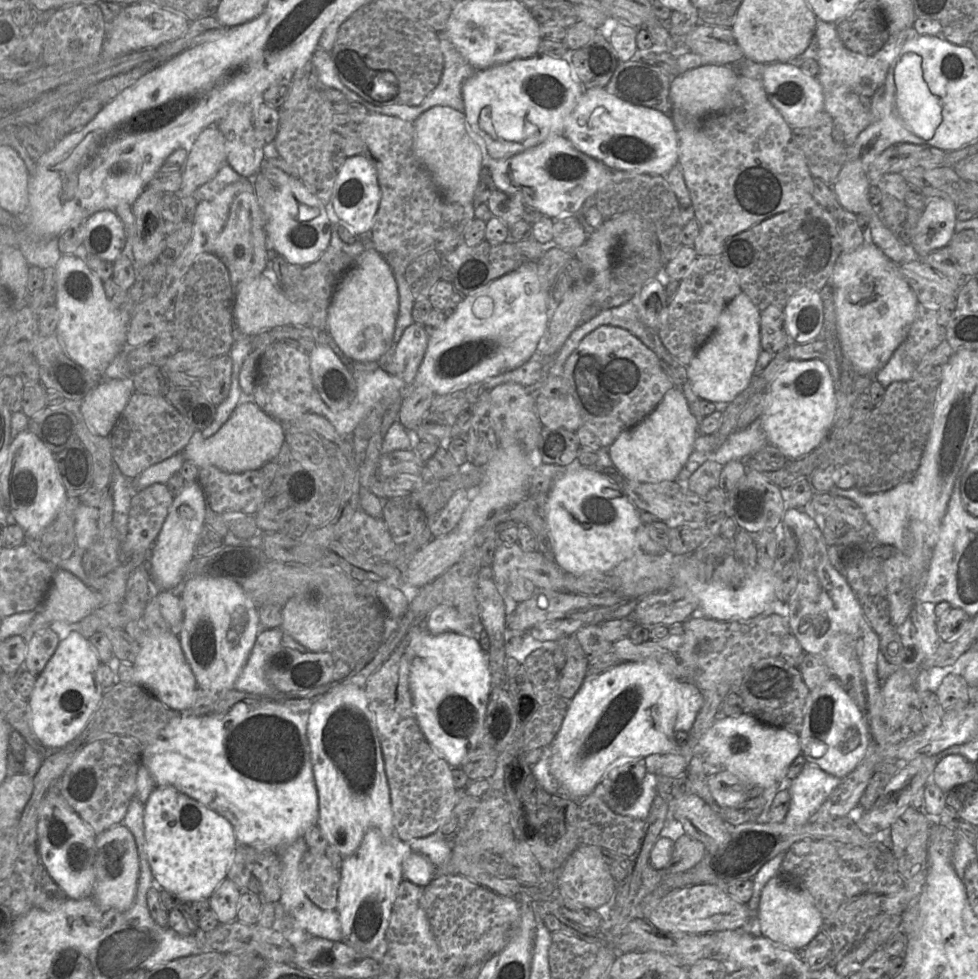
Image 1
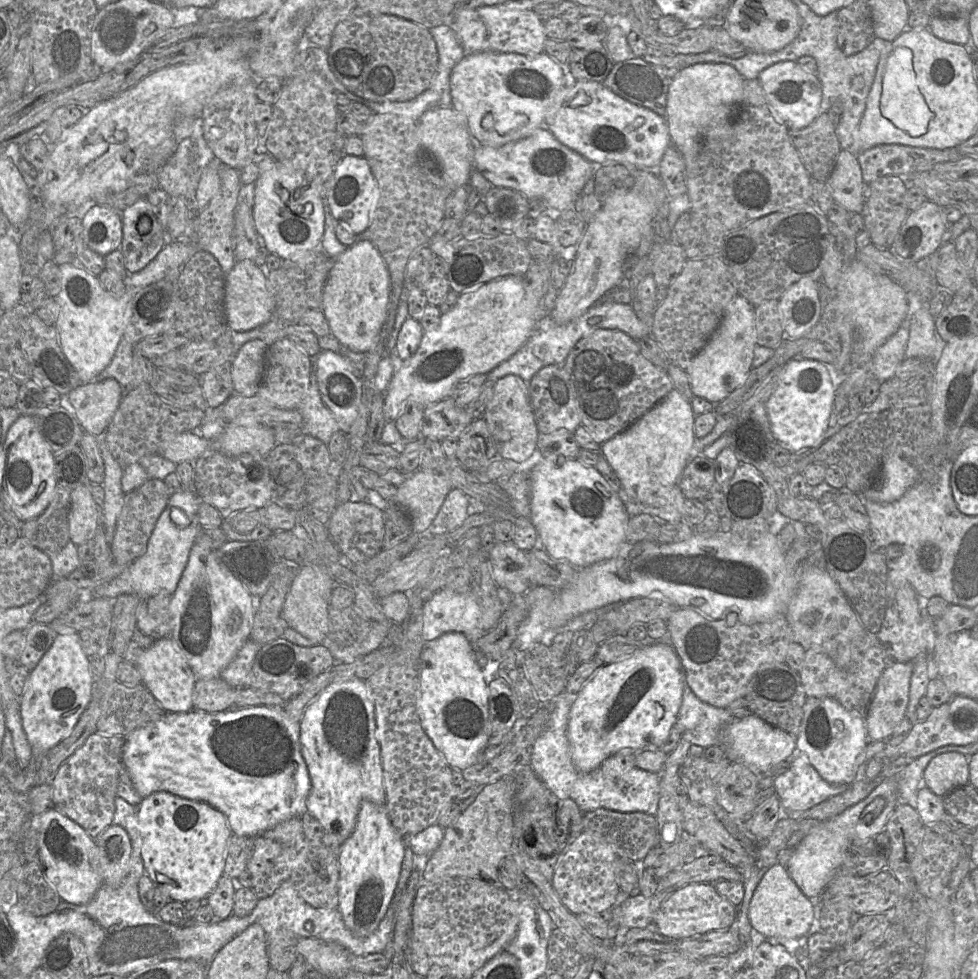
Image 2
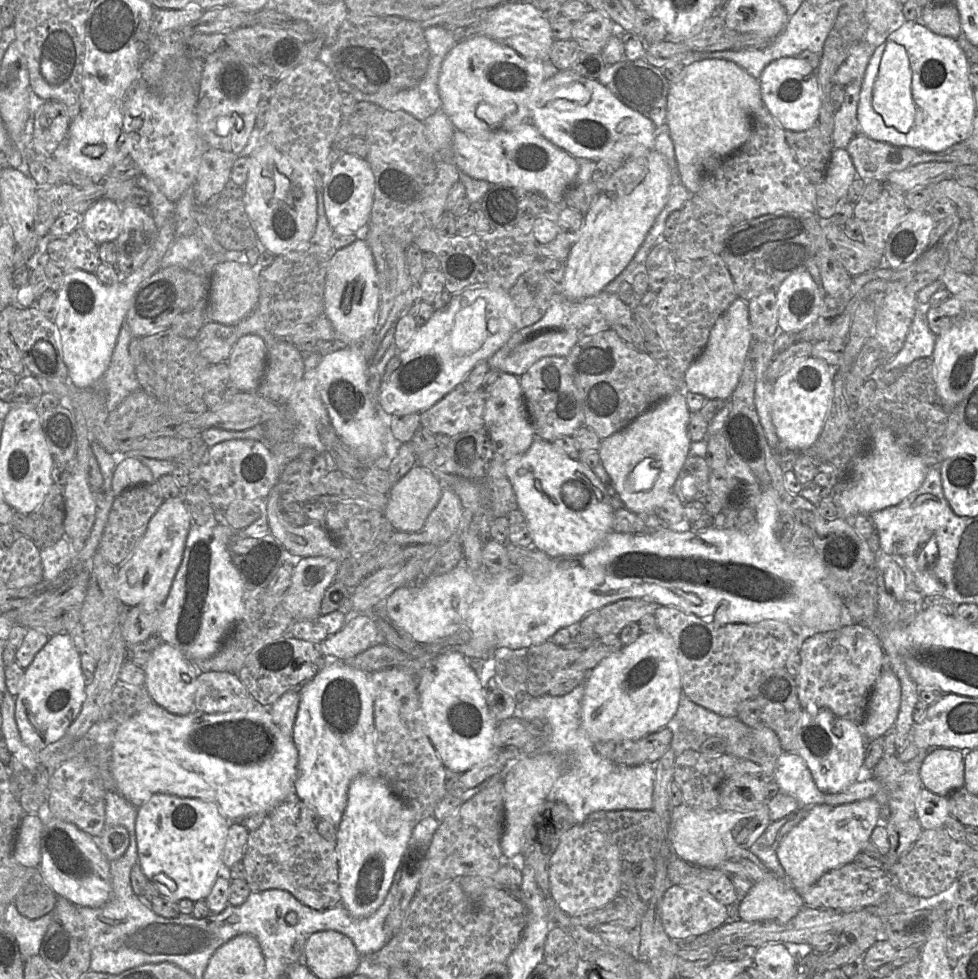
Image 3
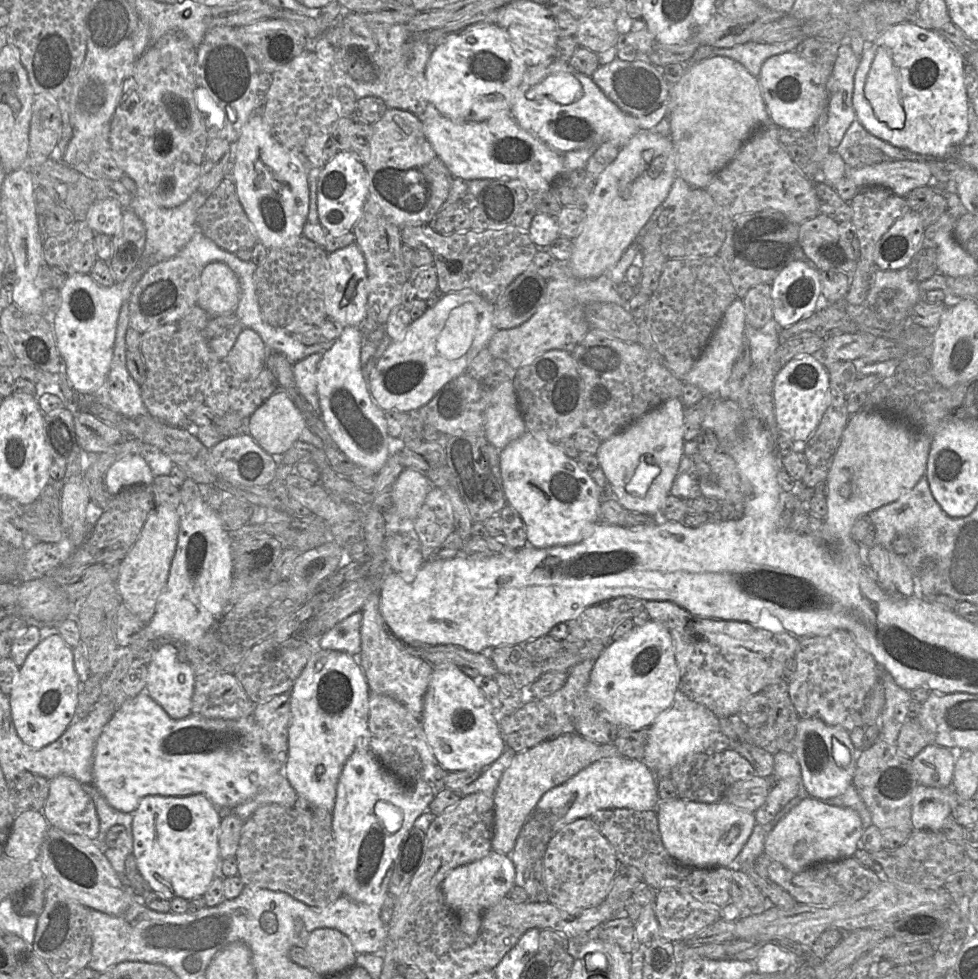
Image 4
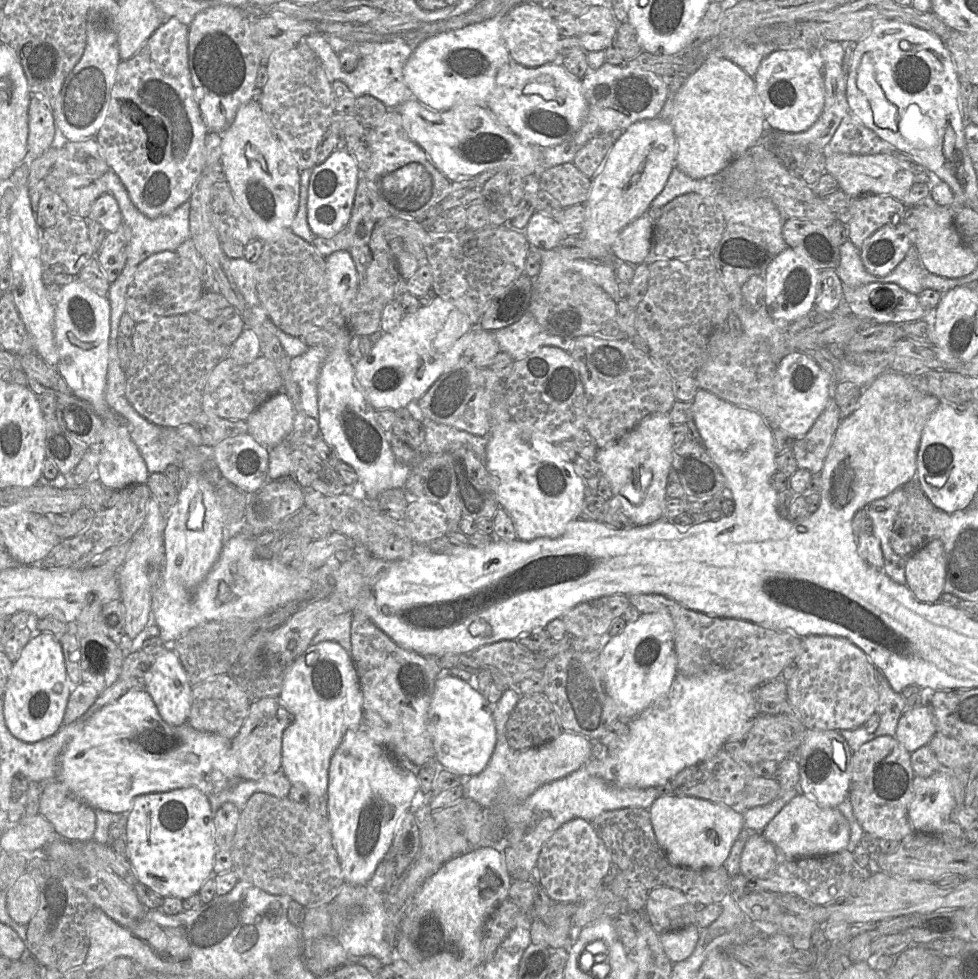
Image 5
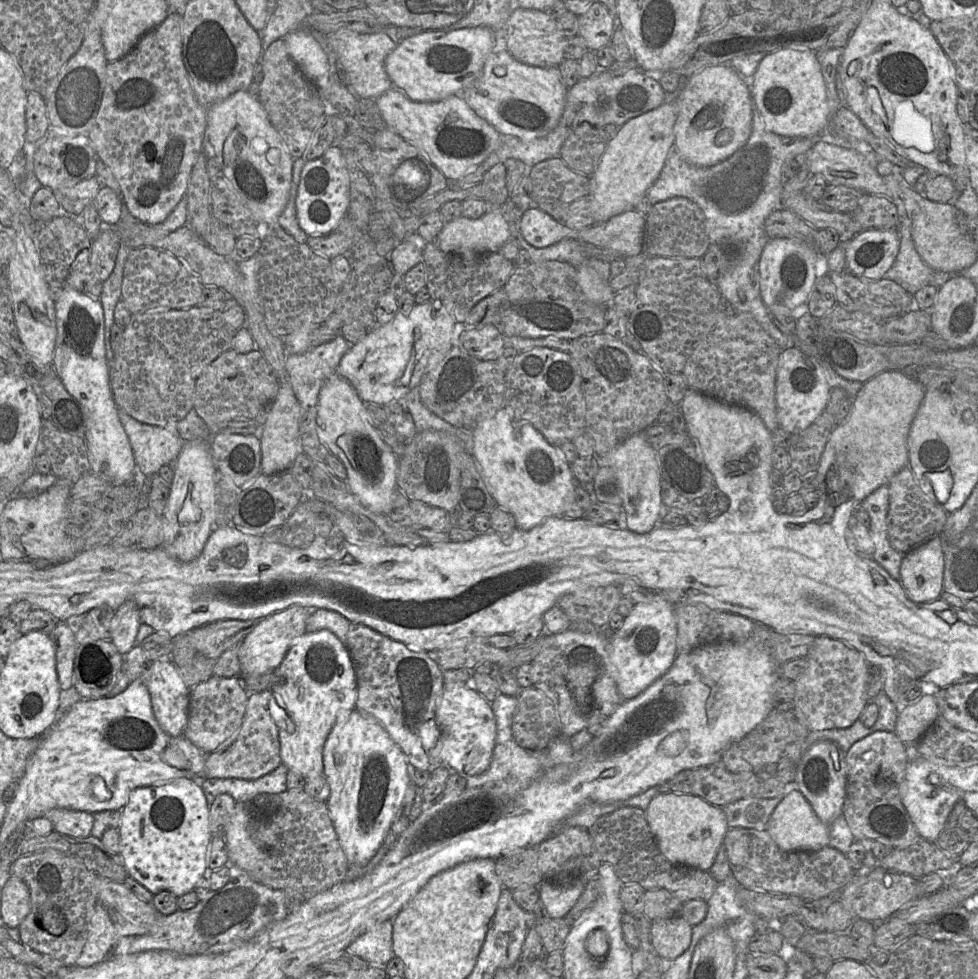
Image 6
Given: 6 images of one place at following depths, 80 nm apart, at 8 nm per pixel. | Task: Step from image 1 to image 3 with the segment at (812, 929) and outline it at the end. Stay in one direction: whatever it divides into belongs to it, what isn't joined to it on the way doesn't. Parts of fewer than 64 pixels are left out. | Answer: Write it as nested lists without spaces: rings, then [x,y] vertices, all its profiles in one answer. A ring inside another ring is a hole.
[[[768,875],[752,885],[748,895],[738,904],[738,916],[746,922],[788,922],[805,906],[800,894],[788,883],[775,875]]]

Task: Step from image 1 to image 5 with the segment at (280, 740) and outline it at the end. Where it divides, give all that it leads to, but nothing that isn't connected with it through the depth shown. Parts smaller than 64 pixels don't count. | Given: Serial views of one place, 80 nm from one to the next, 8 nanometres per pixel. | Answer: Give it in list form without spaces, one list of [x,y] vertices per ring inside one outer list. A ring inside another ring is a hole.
[[[145,688],[129,689],[115,702],[88,717],[81,730],[67,744],[60,764],[59,780],[92,809],[127,814],[135,797],[153,792],[196,787],[205,795],[219,793],[238,779],[238,760],[230,740],[198,731],[187,722],[180,726],[166,723]]]

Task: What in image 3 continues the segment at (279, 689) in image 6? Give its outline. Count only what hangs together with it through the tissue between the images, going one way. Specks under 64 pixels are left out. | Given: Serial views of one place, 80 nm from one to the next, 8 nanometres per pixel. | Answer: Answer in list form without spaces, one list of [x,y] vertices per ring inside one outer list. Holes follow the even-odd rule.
[[[331,660],[301,686],[292,730],[298,751],[294,793],[336,827],[347,805],[350,783],[359,775],[380,776],[374,745],[374,702],[370,676],[347,661]]]

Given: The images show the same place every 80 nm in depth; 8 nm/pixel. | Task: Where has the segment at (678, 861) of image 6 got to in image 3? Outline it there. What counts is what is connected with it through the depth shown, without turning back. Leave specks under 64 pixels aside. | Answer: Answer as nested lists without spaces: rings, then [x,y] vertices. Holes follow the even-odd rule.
[[[686,804],[673,807],[669,830],[669,844],[676,856],[702,868],[718,868],[735,856],[735,851],[749,849],[771,823],[765,804],[748,812],[726,811],[721,808],[702,810]]]

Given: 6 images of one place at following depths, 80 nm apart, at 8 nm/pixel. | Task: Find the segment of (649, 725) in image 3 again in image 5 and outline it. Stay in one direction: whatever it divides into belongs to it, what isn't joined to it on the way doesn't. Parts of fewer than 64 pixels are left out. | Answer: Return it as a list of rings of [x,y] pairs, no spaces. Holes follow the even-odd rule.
[[[666,612],[642,613],[636,621],[628,622],[623,631],[605,639],[599,652],[601,678],[608,695],[614,700],[616,713],[627,721],[649,708],[670,689],[677,675],[677,657],[674,644],[674,624]]]

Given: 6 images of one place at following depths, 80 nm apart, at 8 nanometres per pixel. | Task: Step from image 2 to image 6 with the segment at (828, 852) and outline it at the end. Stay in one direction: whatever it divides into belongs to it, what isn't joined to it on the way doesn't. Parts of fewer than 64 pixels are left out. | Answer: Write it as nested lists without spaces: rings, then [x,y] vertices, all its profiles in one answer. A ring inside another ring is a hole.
[[[799,790],[791,791],[776,806],[769,819],[767,831],[779,848],[787,852],[817,851],[829,846],[829,826],[819,820]]]

